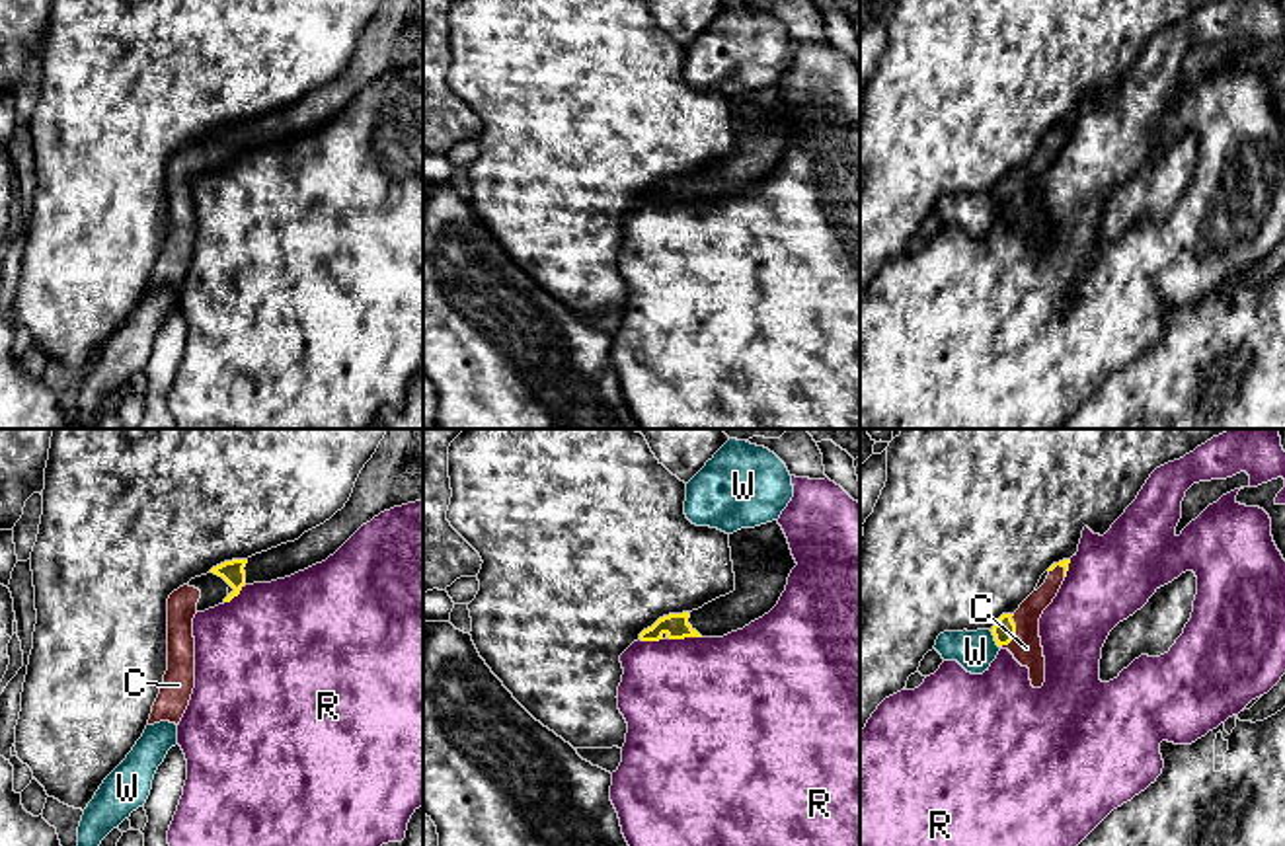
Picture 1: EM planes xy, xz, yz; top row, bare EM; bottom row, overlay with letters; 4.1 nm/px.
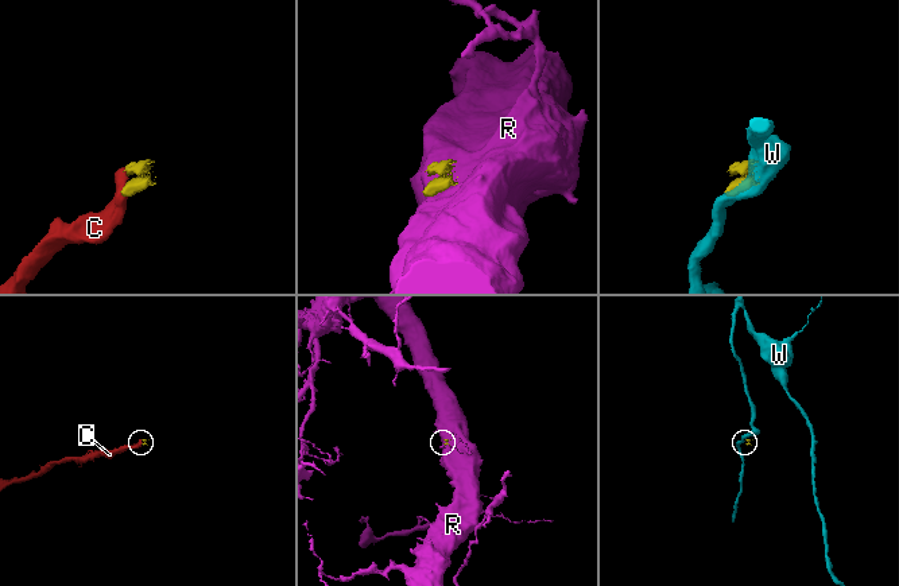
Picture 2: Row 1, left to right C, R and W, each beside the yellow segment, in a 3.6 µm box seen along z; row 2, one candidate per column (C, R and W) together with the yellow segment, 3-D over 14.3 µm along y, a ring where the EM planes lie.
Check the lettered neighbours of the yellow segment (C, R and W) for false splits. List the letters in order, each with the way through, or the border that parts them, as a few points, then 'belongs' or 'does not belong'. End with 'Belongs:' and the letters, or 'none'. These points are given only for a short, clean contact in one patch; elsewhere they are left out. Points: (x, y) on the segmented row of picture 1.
C: belongs
R: does not belong
W: border along yz (989, 630), (999, 648); does not belong
Belongs: C

